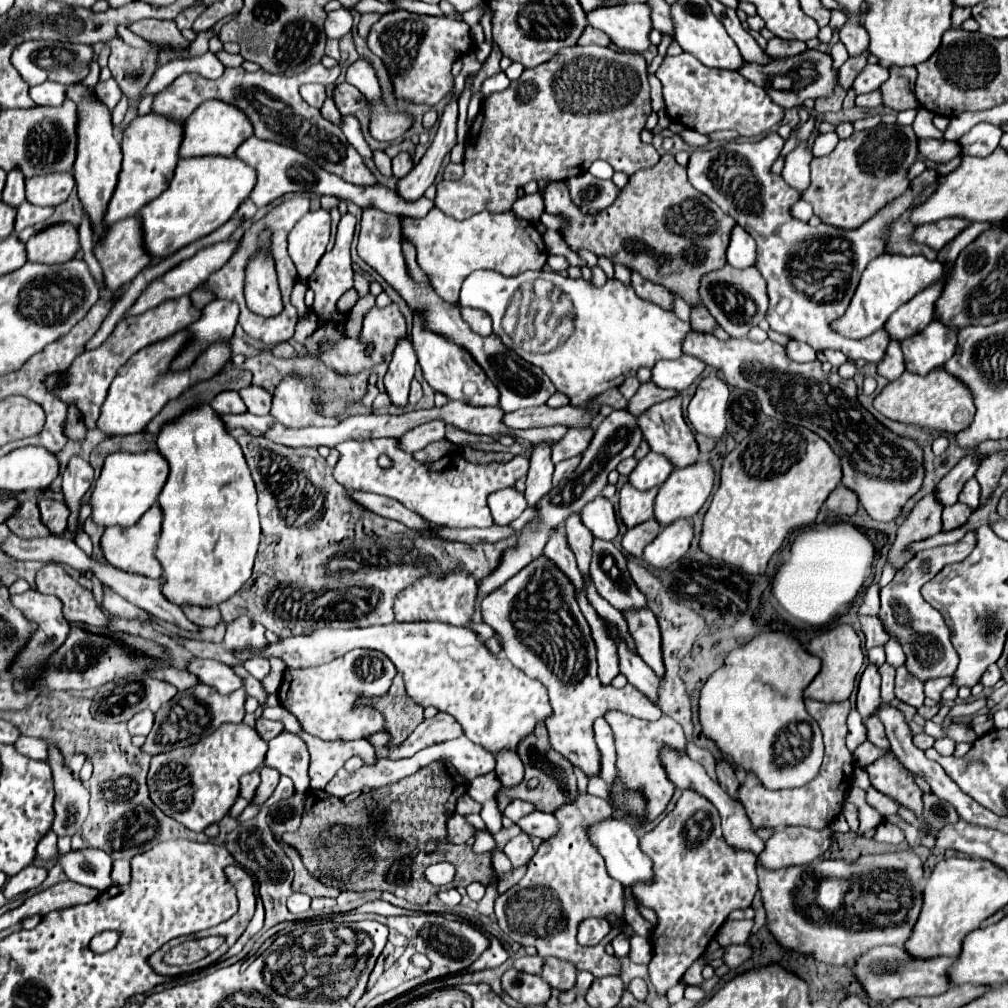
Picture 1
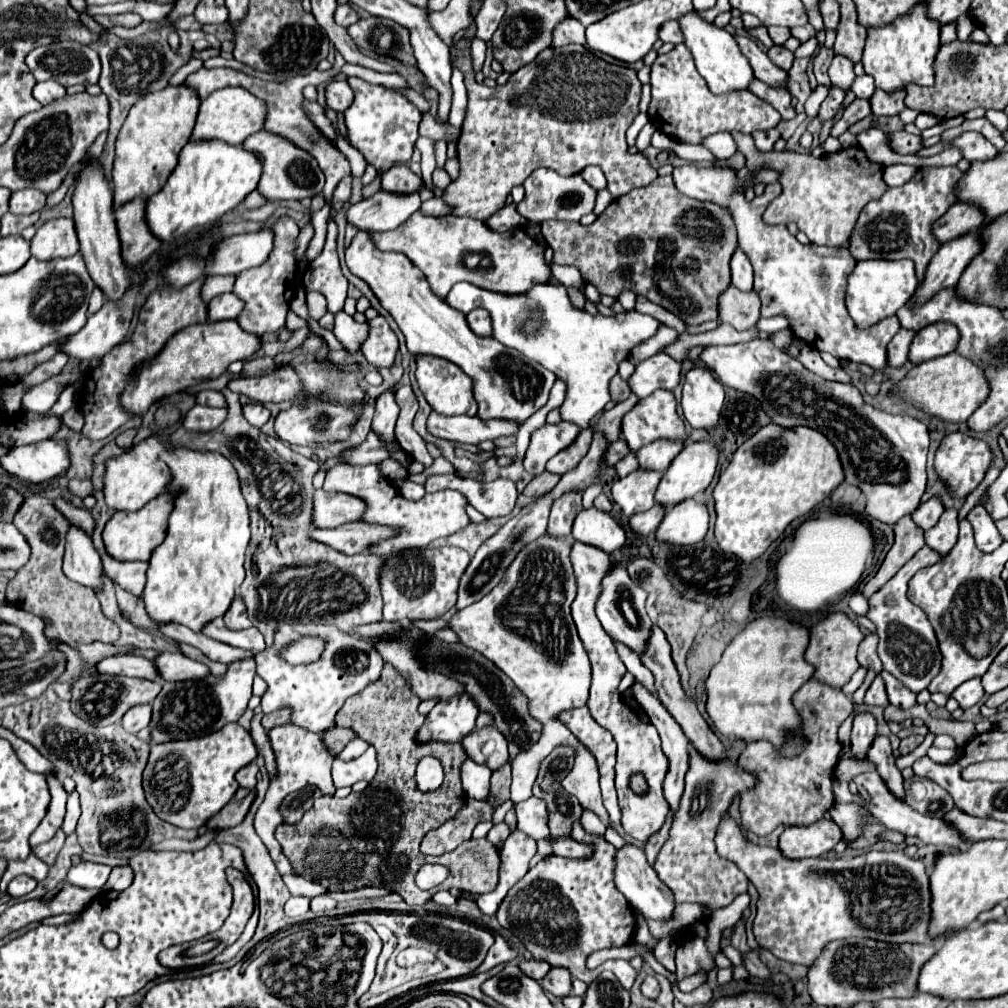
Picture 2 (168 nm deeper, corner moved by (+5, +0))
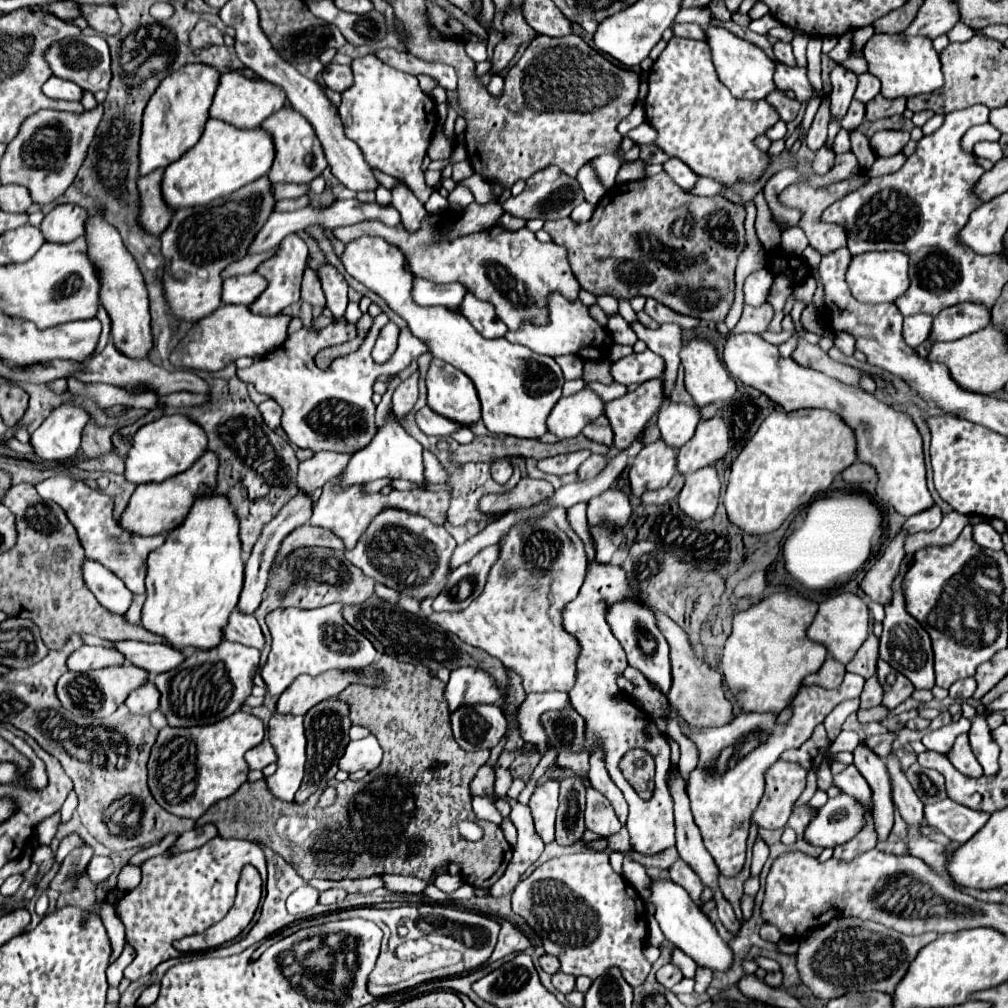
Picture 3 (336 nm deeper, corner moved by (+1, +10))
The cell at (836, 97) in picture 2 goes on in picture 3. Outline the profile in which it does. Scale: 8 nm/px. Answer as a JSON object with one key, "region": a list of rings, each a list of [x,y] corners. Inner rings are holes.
{"region":[[[829,95],[825,97],[825,101],[821,103],[813,123],[811,123],[811,129],[807,131],[807,145],[817,151],[825,141],[827,141],[827,125],[829,125],[829,119],[831,119],[831,103],[829,103]]]}

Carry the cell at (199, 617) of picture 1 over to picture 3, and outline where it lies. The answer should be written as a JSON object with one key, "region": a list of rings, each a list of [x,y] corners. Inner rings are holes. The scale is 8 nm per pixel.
{"region":[[[233,611],[229,615],[229,621],[223,629],[223,639],[233,641],[233,643],[237,641],[241,645],[255,647],[255,649],[263,649],[263,643],[265,643],[255,615],[245,615],[239,611]]]}

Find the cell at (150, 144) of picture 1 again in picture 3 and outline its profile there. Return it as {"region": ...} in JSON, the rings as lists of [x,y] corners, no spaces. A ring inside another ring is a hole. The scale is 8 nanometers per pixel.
{"region":[[[185,65],[185,69],[165,77],[161,85],[151,95],[145,111],[139,137],[139,177],[149,175],[155,169],[165,169],[167,165],[181,159],[201,137],[207,111],[211,107],[215,89],[219,83],[219,71],[209,65]]]}

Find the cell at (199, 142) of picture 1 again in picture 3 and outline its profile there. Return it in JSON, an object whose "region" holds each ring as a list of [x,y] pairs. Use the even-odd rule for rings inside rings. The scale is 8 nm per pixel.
{"region":[[[223,73],[219,79],[219,87],[213,97],[213,105],[209,107],[209,117],[211,119],[221,119],[229,125],[241,127],[241,129],[253,129],[259,127],[271,113],[279,111],[285,105],[287,97],[285,91],[269,81],[251,81],[247,77],[241,77],[239,73]]]}

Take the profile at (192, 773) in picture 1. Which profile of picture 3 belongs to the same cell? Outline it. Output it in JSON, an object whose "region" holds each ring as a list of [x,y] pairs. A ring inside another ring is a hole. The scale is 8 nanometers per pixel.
{"region":[[[237,711],[213,725],[161,729],[147,765],[151,795],[169,813],[199,819],[211,805],[231,797],[247,781],[249,767],[243,755],[257,747],[263,737],[261,719],[245,711]]]}

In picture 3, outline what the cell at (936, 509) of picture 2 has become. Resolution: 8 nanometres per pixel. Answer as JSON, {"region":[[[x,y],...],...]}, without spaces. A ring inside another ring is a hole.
{"region":[[[933,505],[929,509],[925,509],[923,513],[917,513],[913,517],[909,517],[905,523],[903,523],[903,529],[907,529],[909,533],[917,533],[917,531],[931,531],[935,529],[943,519],[943,513],[941,513],[941,507],[939,505]]]}

